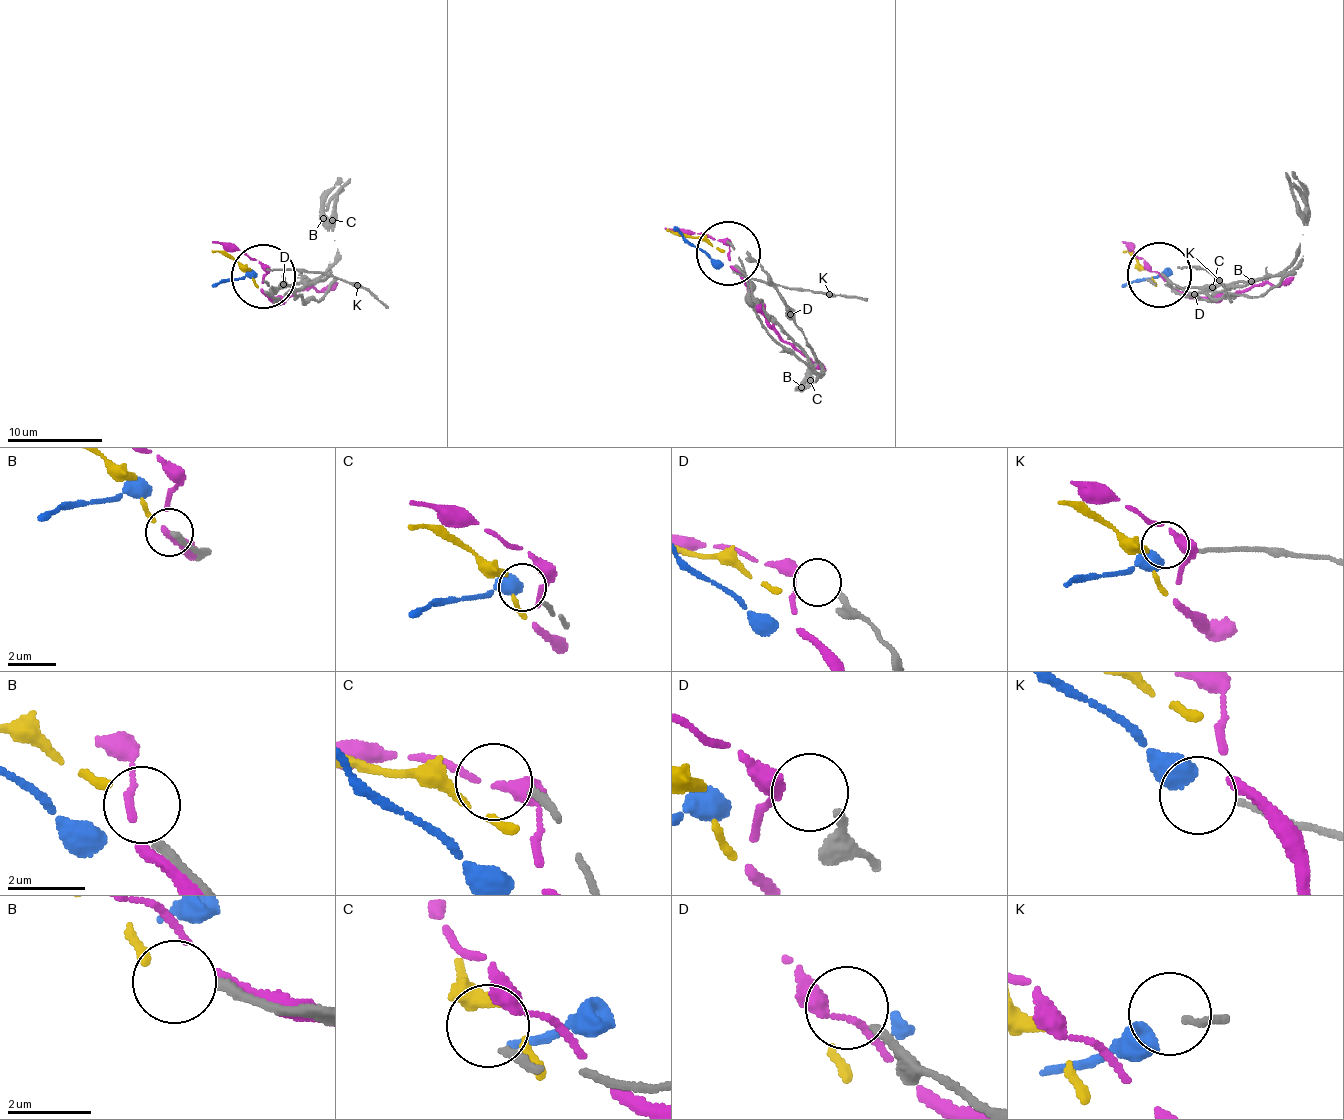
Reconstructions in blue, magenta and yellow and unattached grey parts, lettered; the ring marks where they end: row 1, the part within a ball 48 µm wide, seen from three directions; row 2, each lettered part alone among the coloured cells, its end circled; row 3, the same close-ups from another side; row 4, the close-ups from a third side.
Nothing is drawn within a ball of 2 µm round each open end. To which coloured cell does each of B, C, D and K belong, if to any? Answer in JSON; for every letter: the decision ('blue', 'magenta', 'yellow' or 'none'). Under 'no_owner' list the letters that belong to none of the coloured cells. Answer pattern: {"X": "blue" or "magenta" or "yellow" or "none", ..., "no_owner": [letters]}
{"B": "yellow", "C": "none", "D": "none", "K": "blue", "no_owner": ["C", "D"]}

